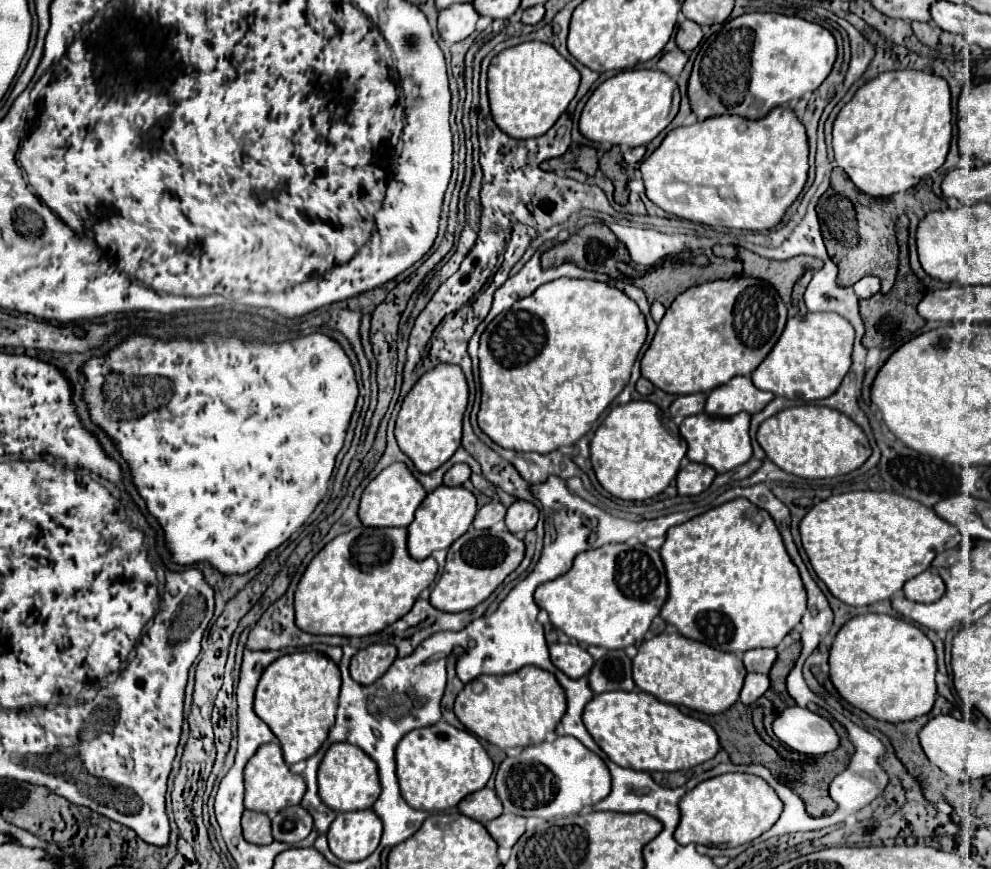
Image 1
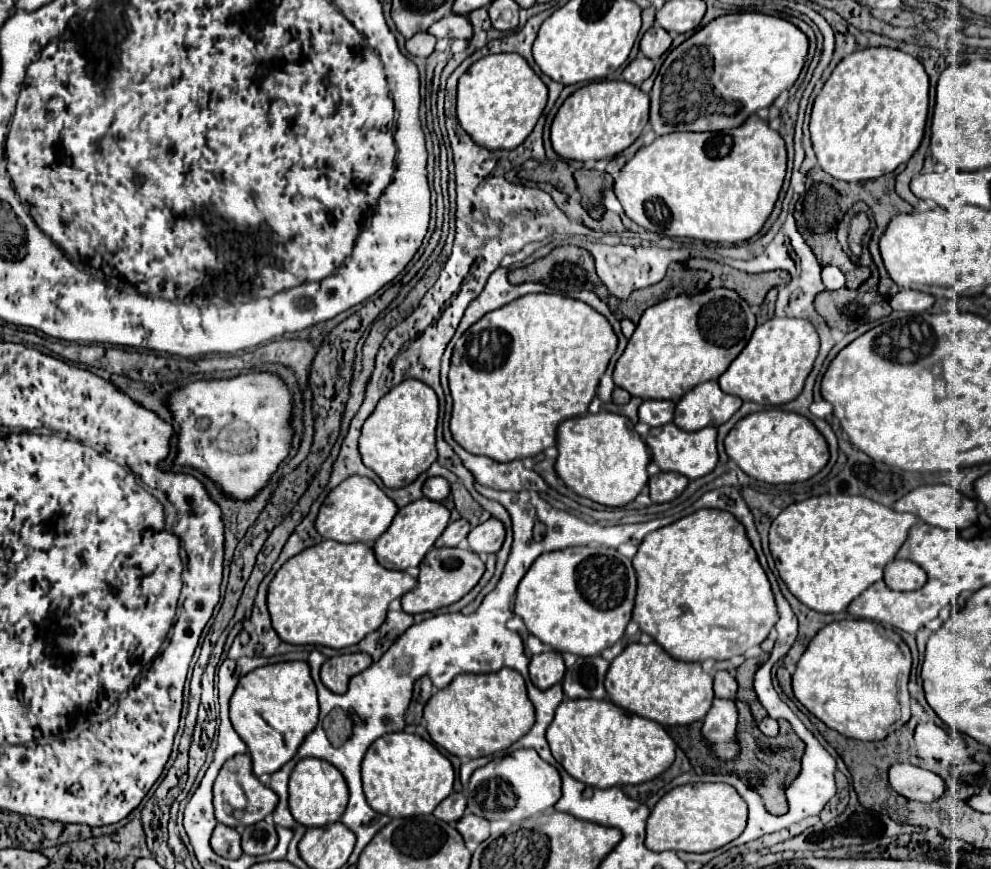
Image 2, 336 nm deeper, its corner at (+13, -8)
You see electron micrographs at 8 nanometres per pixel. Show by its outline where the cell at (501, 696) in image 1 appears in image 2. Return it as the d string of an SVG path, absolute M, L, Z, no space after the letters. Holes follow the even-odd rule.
M511 668L489 674L459 674L449 686L435 692L423 710L431 740L461 760L507 750L531 730L533 716L535 710L527 698L525 680Z

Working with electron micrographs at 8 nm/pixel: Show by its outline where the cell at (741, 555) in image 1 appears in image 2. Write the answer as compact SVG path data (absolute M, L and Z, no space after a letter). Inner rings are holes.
M697 510L669 526L651 532L641 542L633 558L633 568L637 572L633 622L637 622L641 632L649 634L677 660L727 660L731 656L745 654L747 648L759 646L777 622L771 584L751 542L747 542L743 524L735 522L735 518L723 510Z

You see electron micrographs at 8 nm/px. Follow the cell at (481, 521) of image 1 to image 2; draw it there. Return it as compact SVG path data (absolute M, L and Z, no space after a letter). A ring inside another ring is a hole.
M457 520L457 522L451 522L445 530L443 530L443 534L437 538L437 542L435 542L435 546L437 548L443 548L443 546L457 546L467 534L469 534L469 522L467 520Z

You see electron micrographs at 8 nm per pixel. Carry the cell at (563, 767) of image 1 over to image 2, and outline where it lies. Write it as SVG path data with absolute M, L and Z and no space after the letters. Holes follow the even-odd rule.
M515 750L513 754L493 758L489 764L477 768L465 788L467 810L485 820L509 820L517 822L527 816L541 814L561 798L559 772L543 762L535 750Z

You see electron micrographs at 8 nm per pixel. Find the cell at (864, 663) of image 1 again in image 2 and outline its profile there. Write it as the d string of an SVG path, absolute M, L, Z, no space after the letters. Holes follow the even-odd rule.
M841 620L823 626L793 674L795 698L821 722L855 740L883 740L909 716L901 714L901 684L907 684L911 652L901 636L877 622Z

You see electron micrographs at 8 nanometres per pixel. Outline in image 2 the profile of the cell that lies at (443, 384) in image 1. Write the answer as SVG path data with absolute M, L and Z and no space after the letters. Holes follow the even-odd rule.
M403 380L393 386L375 406L361 428L359 454L387 488L403 488L417 480L435 460L435 428L439 416L439 400L433 388L419 380Z

